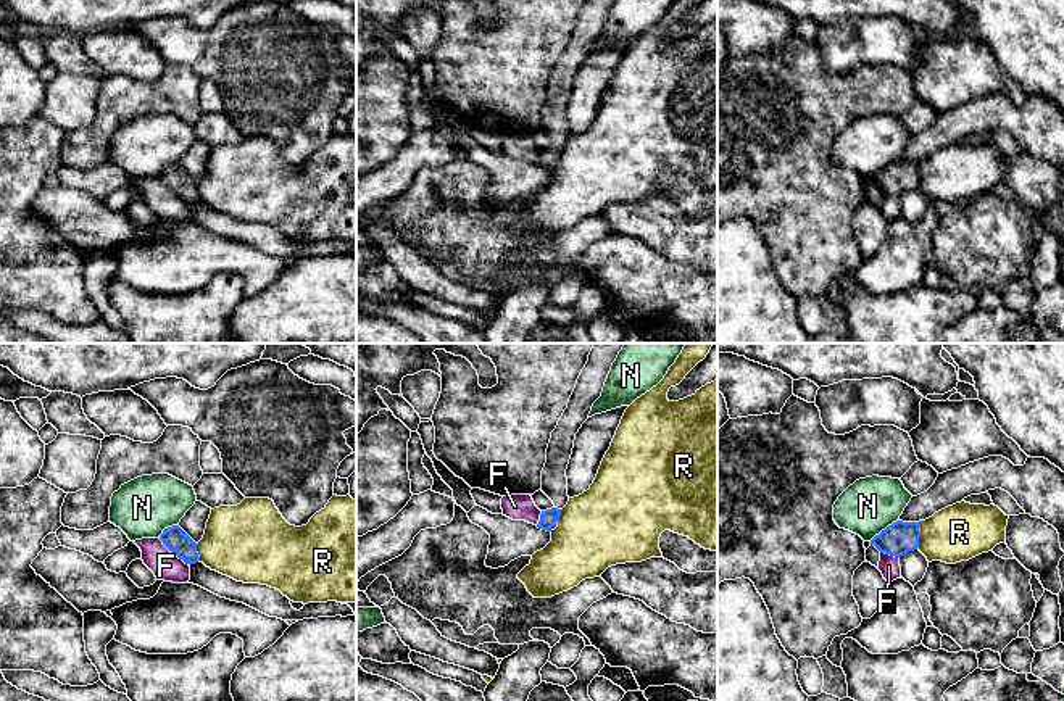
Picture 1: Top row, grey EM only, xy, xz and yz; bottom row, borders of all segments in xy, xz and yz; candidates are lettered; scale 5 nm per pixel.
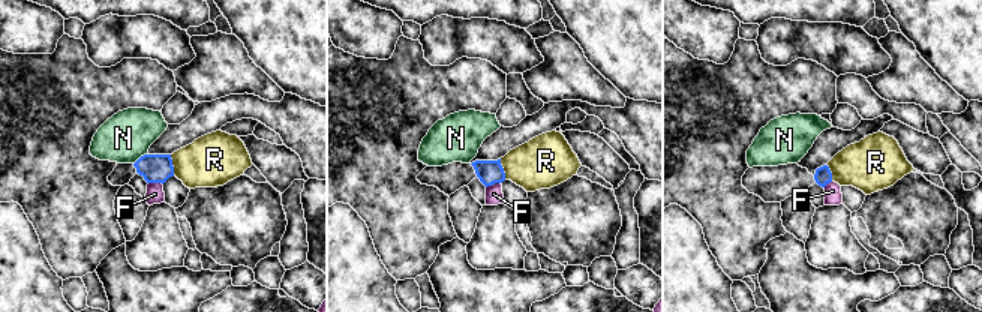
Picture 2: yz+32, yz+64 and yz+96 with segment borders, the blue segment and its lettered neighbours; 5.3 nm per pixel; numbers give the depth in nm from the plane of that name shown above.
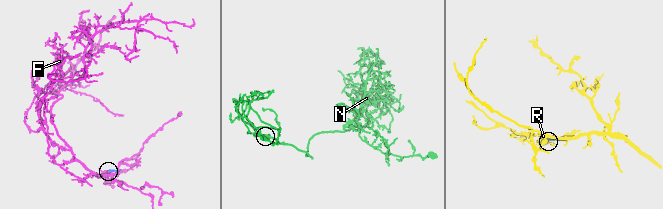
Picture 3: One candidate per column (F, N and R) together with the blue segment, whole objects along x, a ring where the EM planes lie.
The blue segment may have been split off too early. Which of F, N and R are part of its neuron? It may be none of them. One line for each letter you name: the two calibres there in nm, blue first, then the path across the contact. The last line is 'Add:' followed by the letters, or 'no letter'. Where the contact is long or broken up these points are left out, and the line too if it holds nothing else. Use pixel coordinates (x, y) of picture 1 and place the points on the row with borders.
Add: no letter

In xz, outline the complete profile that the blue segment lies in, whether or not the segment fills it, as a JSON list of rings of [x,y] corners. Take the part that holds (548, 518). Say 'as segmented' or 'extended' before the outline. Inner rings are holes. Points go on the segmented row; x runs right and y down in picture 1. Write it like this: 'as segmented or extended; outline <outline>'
extended; outline [[[595,343],[582,369],[567,408],[558,421],[547,448],[542,471],[542,492],[553,501],[553,508],[542,511],[538,529],[551,532],[567,504],[566,469],[572,454],[576,433],[588,419],[593,403],[601,396],[605,382],[624,343]]]

